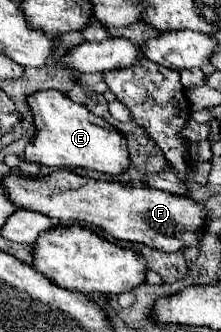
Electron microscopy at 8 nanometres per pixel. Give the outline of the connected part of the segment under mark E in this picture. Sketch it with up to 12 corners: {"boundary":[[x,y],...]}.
{"boundary":[[60,91],[28,99],[24,159],[122,173],[126,139]]}

